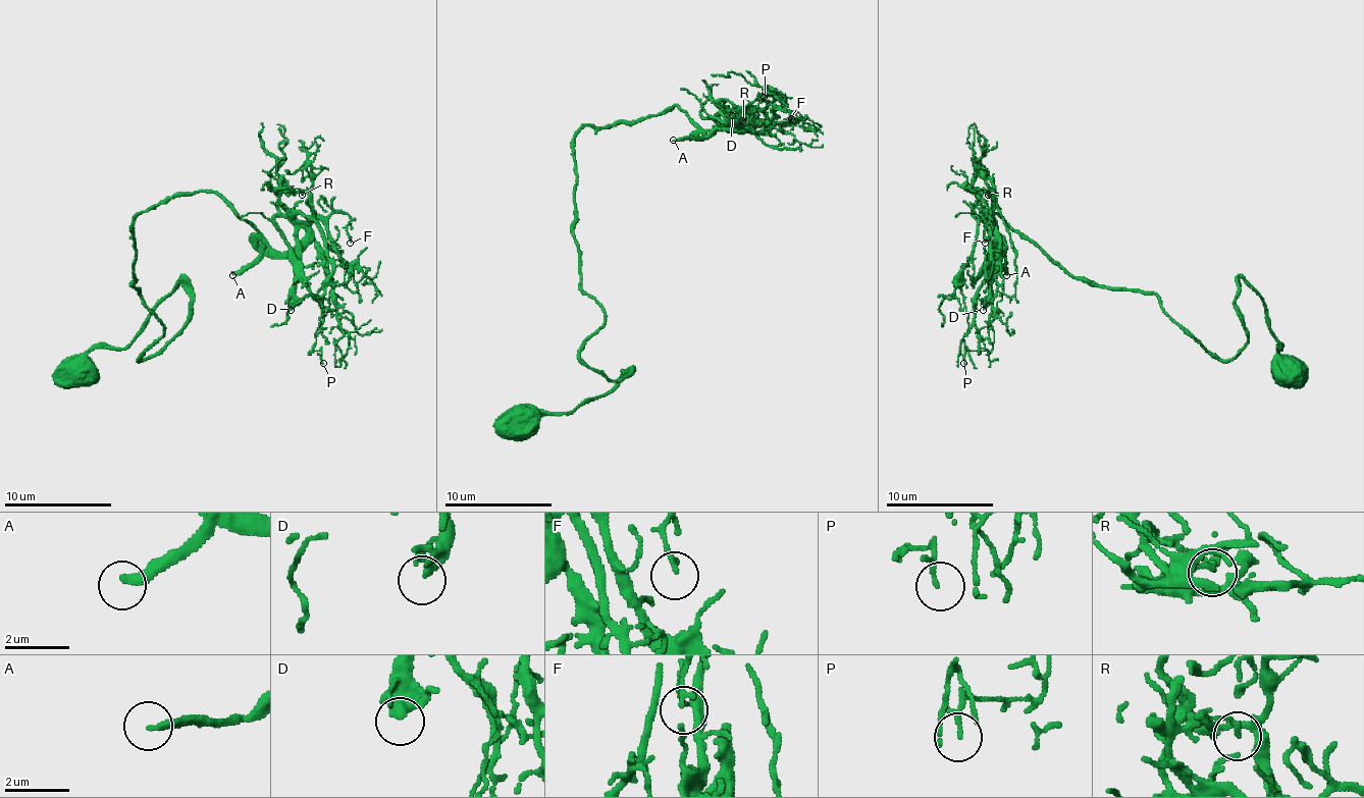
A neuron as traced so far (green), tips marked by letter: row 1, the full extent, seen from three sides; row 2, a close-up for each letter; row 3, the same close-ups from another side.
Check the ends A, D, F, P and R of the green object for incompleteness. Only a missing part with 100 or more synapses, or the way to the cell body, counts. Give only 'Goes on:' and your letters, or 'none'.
Goes on: A

